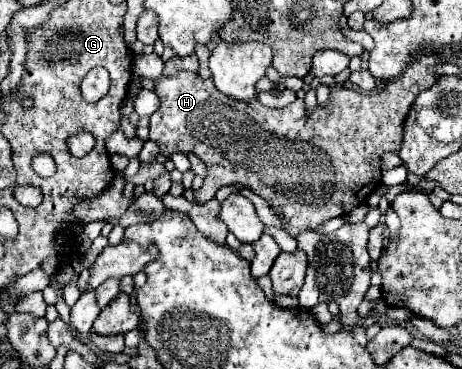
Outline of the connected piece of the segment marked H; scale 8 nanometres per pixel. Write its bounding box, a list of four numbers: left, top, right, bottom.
[150,45,442,239]

